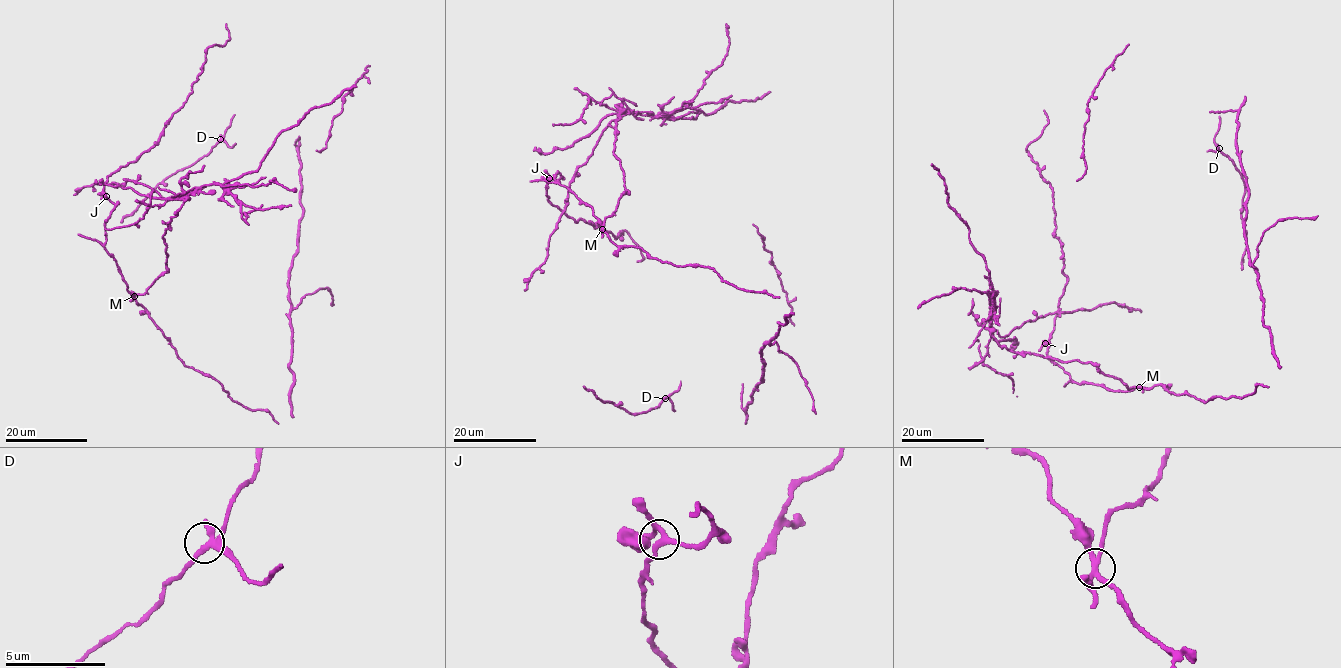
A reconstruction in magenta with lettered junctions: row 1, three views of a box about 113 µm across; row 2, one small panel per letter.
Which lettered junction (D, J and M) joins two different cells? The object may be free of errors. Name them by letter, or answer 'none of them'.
M

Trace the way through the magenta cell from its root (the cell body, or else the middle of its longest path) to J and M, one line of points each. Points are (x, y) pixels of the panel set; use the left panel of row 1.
J: (266, 411), (232, 400), (217, 380), (185, 366), (127, 289), (104, 246), (105, 222), (115, 206), (106, 196)
M: (266, 411), (249, 410), (232, 400), (217, 380), (185, 366), (170, 342), (133, 296)

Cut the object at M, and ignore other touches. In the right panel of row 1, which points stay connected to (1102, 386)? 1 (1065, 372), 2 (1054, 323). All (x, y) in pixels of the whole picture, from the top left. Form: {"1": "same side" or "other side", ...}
{"1": "same side", "2": "same side"}

